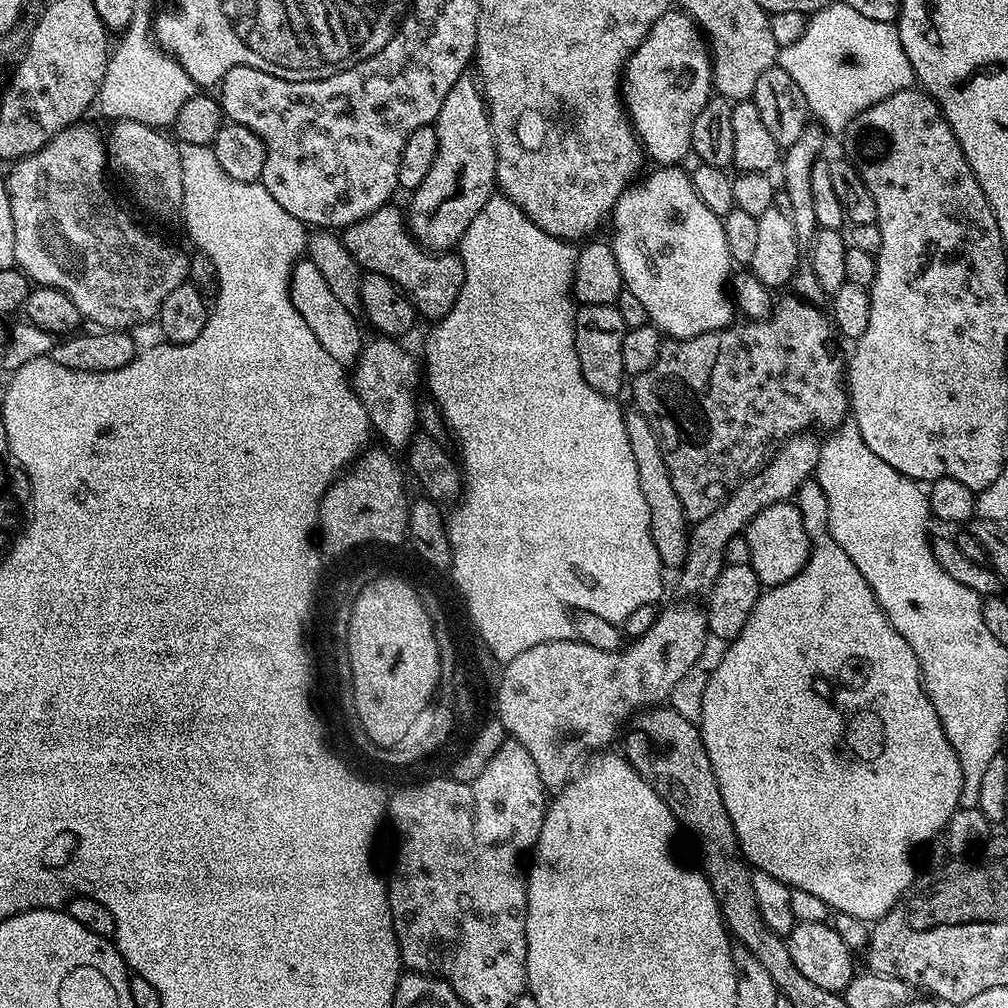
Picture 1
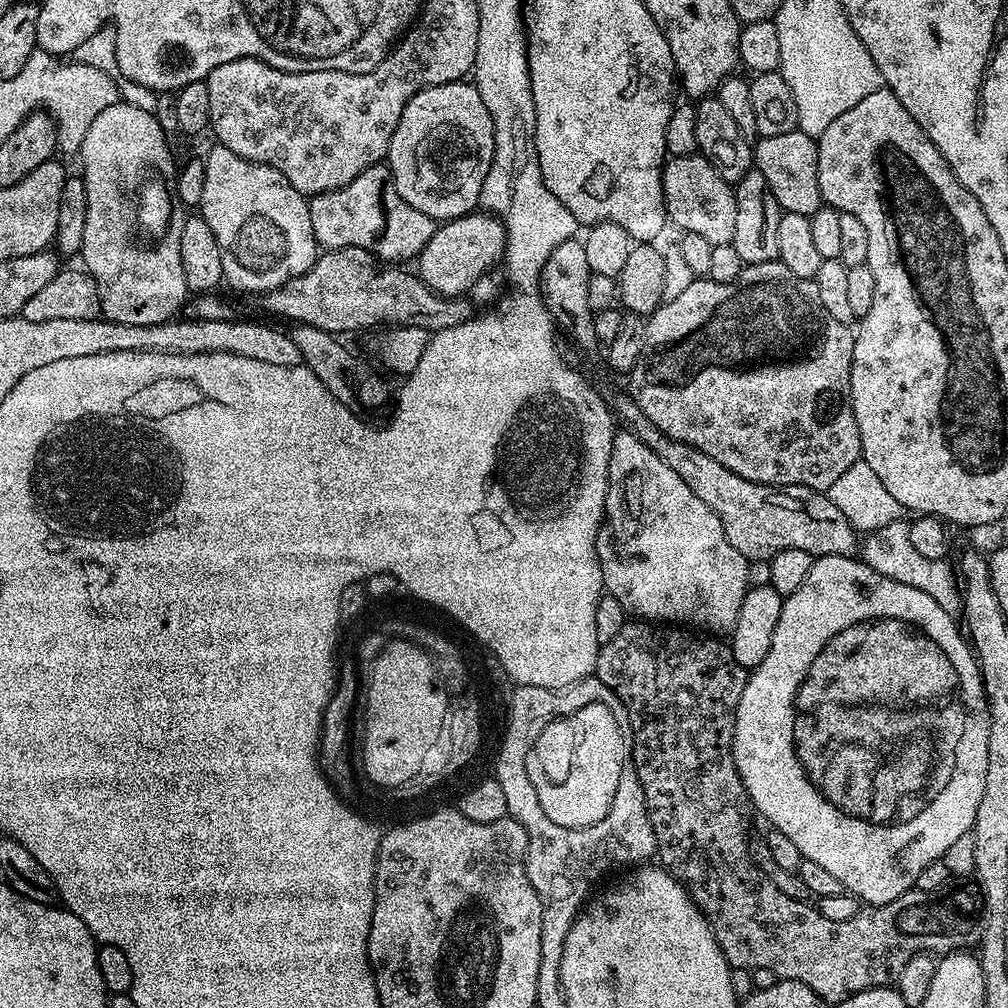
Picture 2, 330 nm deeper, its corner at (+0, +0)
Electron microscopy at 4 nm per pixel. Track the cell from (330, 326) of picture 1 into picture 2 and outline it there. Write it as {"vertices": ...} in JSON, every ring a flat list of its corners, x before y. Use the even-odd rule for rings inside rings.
{"vertices":[[213,146,203,161,206,186,198,212,218,238,224,280,244,292,263,294,306,274,318,255,306,197,278,170,244,160,229,148]]}

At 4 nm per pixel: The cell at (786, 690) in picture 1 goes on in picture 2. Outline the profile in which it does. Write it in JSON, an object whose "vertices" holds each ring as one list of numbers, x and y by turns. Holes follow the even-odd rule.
{"vertices":[[817,556,810,566,810,574,806,574,806,582,794,590,794,594,784,597,782,614,778,618,778,627,774,630,774,642,770,642,770,651,766,658,757,668,751,669,748,673,748,681,742,690,742,698,738,700,736,711,736,725,734,726,734,738,732,739,732,753,734,762,738,766,738,774,742,778,744,788,748,792,748,798,753,809,756,808,772,823,771,827,777,832,786,834,794,846,798,846,801,857,810,862,818,862,818,866,825,868,829,874,834,874,838,882,857,900,868,906,894,902,902,894,913,891,916,887,916,879,922,870,925,870,931,863,943,861,947,848,962,834,972,831,972,823,976,821,978,814,978,802,982,802,982,790,986,787,986,746,990,742,990,714,988,713,988,696,984,693,984,679,980,677,980,666,976,663,976,653,972,651,965,633,956,626,953,613,947,612,930,596,912,584,898,582,887,574,878,574,876,568,865,564,863,559,850,556]]}

